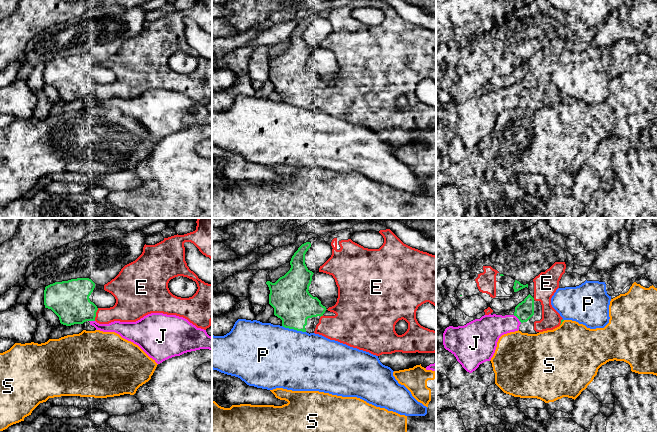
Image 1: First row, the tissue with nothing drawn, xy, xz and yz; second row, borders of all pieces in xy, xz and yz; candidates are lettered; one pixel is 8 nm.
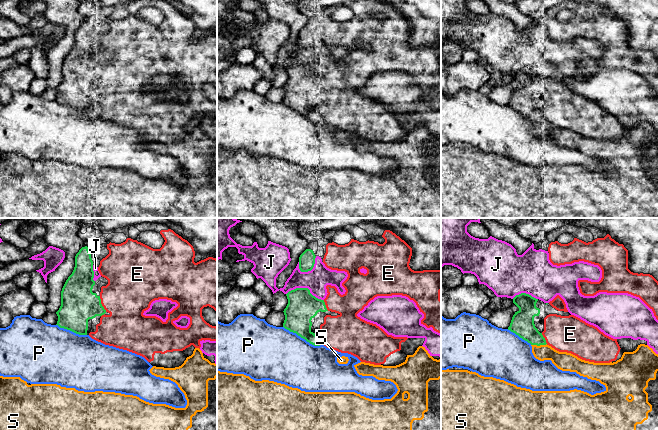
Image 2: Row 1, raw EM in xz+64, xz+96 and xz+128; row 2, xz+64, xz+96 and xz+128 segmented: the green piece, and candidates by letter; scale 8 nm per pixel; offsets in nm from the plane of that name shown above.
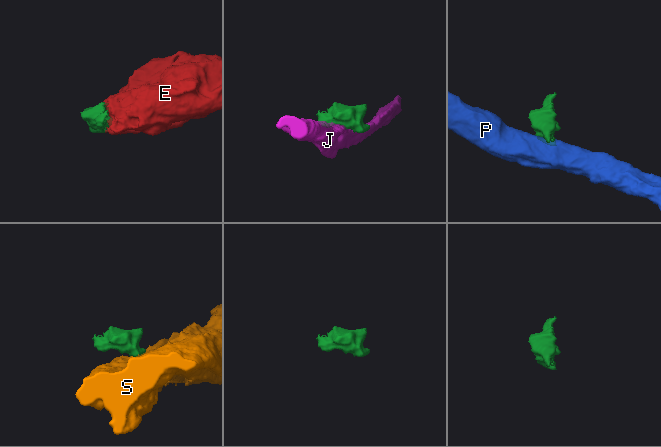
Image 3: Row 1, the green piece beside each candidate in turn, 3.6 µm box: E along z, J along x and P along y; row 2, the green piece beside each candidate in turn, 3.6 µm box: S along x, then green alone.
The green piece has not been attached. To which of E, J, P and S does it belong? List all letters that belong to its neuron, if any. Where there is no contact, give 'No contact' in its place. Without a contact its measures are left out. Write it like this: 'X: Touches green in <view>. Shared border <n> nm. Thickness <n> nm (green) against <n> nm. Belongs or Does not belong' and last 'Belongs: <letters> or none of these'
E: Touches green in xy. Shared border 110 nm. Thickness 320 nm (green) against 190 nm. Belongs
J: Touches green in yz. Shared border 90 nm. Thickness 150 nm (green) against 220 nm. Does not belong
P: Touches green in xz. Shared border 200 nm. Thickness 320 nm (green) against 480 nm. Does not belong
S: Touches green in yz. Shared border 60 nm. Thickness 20 nm (green) against 460 nm. Does not belong
Belongs: E

